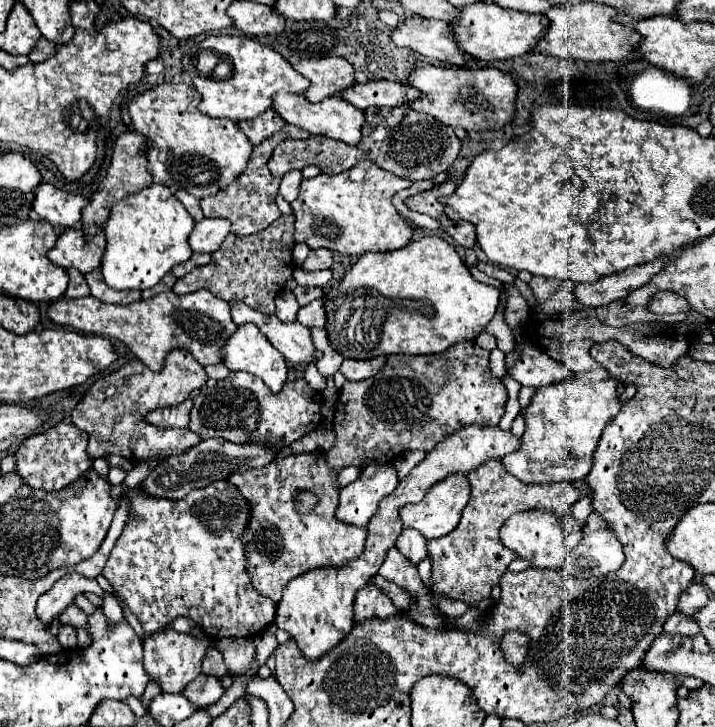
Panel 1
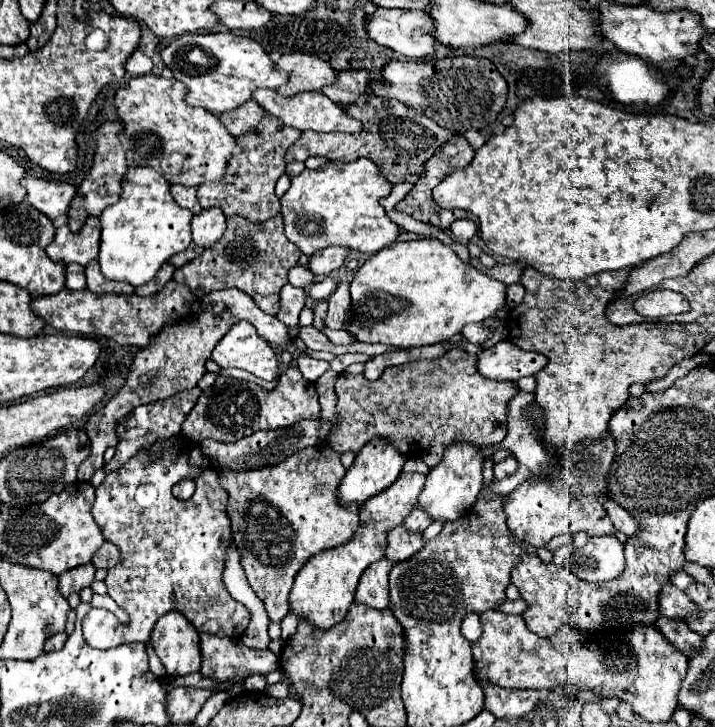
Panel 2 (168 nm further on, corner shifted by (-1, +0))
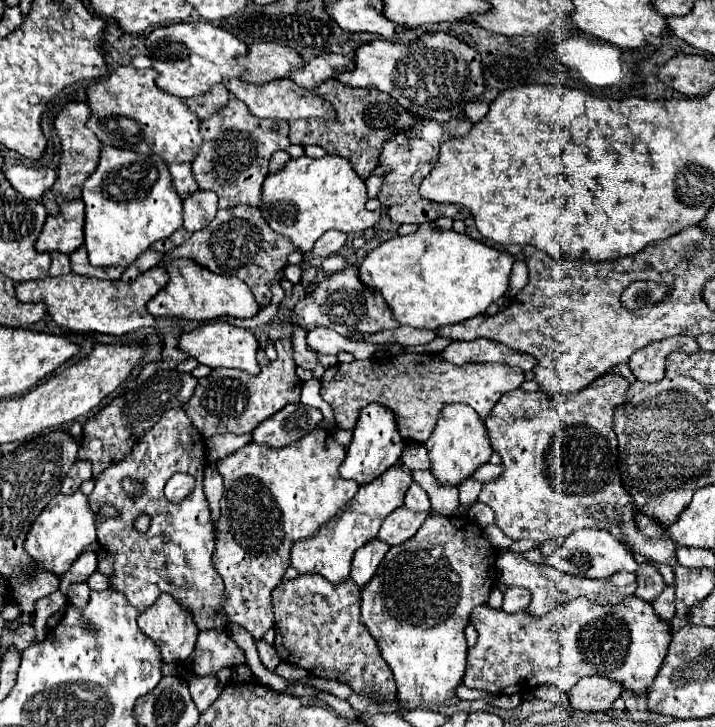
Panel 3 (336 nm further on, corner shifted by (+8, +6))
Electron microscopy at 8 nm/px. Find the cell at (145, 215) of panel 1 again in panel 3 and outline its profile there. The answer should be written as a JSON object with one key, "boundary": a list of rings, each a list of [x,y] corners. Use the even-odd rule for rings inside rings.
{"boundary":[[[102,146],[96,170],[82,184],[82,200],[86,204],[84,222],[84,246],[92,266],[122,266],[132,264],[146,248],[156,240],[168,238],[174,230],[182,226],[182,198],[178,196],[168,164],[154,154],[142,154],[126,148]]]}

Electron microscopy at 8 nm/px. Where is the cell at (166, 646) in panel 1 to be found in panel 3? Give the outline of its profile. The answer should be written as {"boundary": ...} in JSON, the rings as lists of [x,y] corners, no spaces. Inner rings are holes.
{"boundary":[[[160,594],[156,598],[156,602],[138,616],[138,626],[146,636],[150,636],[158,644],[158,648],[162,650],[164,662],[184,662],[192,654],[198,632],[200,632],[194,626],[192,614],[188,610],[180,608],[178,602],[170,594]]]}

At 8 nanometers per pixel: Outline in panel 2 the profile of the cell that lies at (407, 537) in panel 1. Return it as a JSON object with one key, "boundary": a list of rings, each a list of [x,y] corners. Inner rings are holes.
{"boundary":[[[415,506],[413,512],[403,522],[403,526],[409,532],[423,532],[429,524],[431,524],[431,518],[427,518],[427,514],[423,514],[423,510],[419,510],[419,506]]]}

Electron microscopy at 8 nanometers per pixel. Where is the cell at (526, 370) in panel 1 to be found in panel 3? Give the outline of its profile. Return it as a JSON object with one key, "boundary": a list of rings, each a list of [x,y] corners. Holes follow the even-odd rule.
{"boundary":[[[476,338],[470,342],[452,342],[448,344],[442,354],[444,360],[450,364],[464,364],[464,362],[500,362],[520,370],[532,370],[536,366],[536,358],[518,352],[514,348],[506,348],[504,344],[488,338]]]}

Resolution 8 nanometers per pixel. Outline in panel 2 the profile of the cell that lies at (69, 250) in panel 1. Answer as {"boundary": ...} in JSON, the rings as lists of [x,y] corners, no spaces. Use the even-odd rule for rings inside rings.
{"boundary":[[[89,218],[79,234],[73,234],[69,226],[61,226],[53,242],[47,246],[47,256],[53,262],[65,264],[75,262],[87,266],[99,254],[99,234],[101,234],[99,218]]]}

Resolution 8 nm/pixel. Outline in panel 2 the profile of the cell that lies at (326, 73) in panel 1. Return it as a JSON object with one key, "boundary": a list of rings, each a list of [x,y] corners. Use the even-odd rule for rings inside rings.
{"boundary":[[[304,52],[282,55],[277,62],[277,68],[289,72],[287,86],[281,86],[277,90],[283,96],[297,96],[301,92],[313,92],[313,90],[319,92],[325,86],[333,84],[337,78],[337,72],[331,68],[331,64]]]}

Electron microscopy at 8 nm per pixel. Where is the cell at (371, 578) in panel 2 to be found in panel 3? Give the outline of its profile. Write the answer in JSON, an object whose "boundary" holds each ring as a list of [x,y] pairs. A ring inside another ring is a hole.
{"boundary":[[[374,538],[368,544],[364,544],[362,548],[358,548],[354,554],[354,560],[352,560],[352,580],[358,586],[368,584],[368,580],[374,576],[380,560],[386,556],[388,550],[390,550],[390,546],[378,538]]]}

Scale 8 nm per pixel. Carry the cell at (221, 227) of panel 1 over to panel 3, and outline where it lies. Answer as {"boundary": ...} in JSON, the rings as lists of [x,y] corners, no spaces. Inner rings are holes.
{"boundary":[[[196,190],[184,200],[184,228],[198,232],[208,226],[218,210],[218,196],[208,190]]]}

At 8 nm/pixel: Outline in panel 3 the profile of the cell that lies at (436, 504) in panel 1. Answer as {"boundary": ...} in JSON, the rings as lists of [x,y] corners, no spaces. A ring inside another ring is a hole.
{"boundary":[[[450,404],[442,408],[440,418],[424,446],[432,462],[432,474],[444,484],[462,484],[478,466],[486,464],[494,452],[484,420],[468,404]]]}

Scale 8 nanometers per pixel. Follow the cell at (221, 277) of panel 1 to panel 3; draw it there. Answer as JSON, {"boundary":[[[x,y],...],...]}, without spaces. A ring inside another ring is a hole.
{"boundary":[[[234,206],[218,210],[216,218],[202,230],[194,232],[190,240],[176,246],[174,250],[164,254],[164,262],[170,262],[174,258],[192,258],[200,266],[222,274],[222,276],[236,276],[240,278],[254,294],[256,302],[260,306],[270,304],[270,280],[276,276],[276,272],[286,266],[288,254],[296,252],[298,248],[292,244],[288,236],[276,234],[270,230],[270,226],[262,220],[262,214],[256,206]]]}

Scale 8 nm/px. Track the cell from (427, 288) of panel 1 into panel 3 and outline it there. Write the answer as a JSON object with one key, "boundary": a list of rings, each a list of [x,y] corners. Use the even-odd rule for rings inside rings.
{"boundary":[[[424,222],[418,226],[414,234],[402,238],[396,236],[374,248],[360,266],[360,278],[366,286],[382,292],[388,306],[392,308],[394,318],[398,318],[400,324],[436,330],[438,326],[456,324],[474,318],[478,314],[484,314],[492,302],[496,302],[506,294],[512,264],[514,264],[514,256],[508,252],[496,250],[466,234],[456,233],[453,229],[441,230],[434,222]]]}

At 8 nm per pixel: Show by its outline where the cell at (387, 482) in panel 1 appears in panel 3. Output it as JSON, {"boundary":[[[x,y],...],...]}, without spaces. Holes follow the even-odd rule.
{"boundary":[[[372,402],[368,406],[364,406],[358,416],[358,422],[354,426],[354,438],[348,446],[346,460],[340,466],[340,474],[342,474],[342,478],[356,480],[358,484],[368,484],[374,478],[378,478],[380,474],[384,474],[390,466],[394,466],[400,460],[402,450],[404,450],[404,440],[398,434],[394,412],[384,404]]]}

